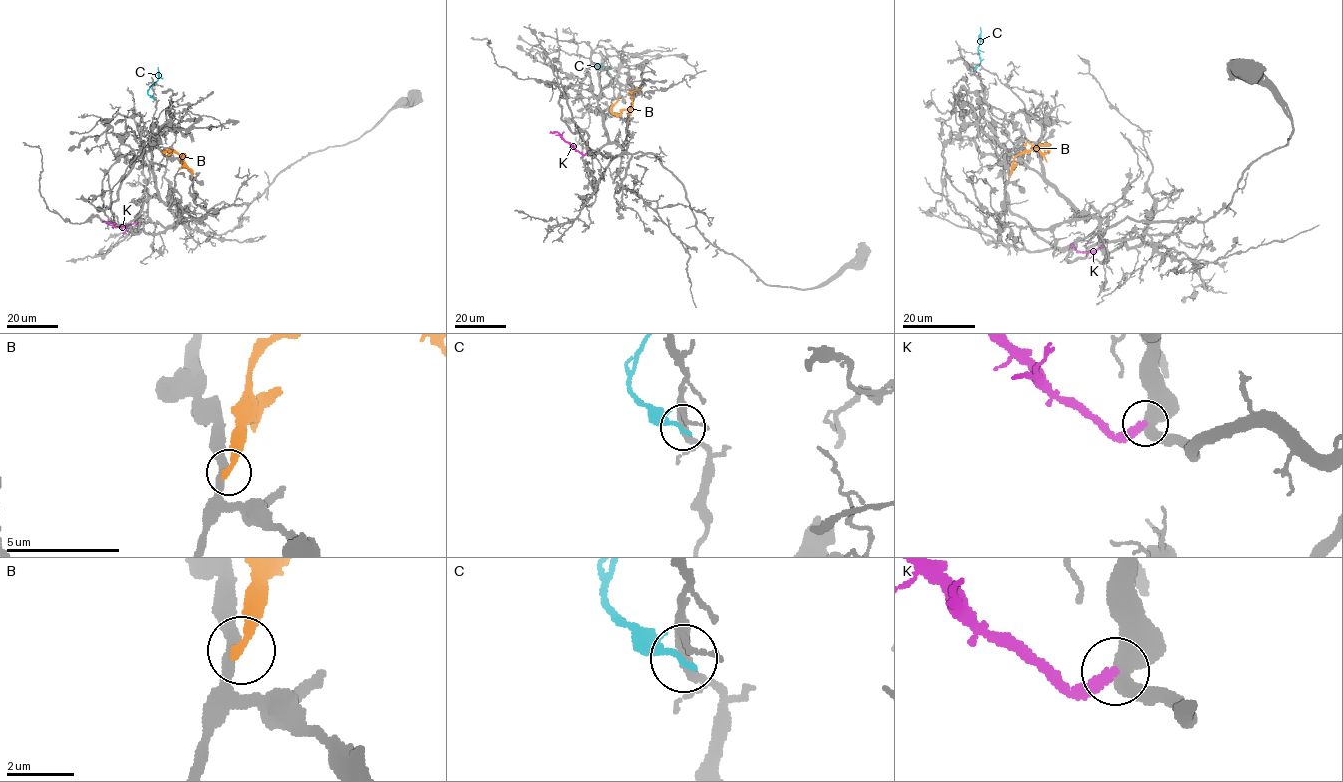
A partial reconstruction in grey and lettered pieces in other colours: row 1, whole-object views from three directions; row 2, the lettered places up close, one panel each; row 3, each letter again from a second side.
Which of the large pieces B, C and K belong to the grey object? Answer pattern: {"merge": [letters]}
{"merge": []}

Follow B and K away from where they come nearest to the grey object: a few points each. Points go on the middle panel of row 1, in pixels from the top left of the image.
B: (639, 88), (630, 93), (631, 106), (620, 114), (615, 114), (611, 108), (616, 98)
K: (586, 153), (579, 153), (557, 132), (549, 133)

